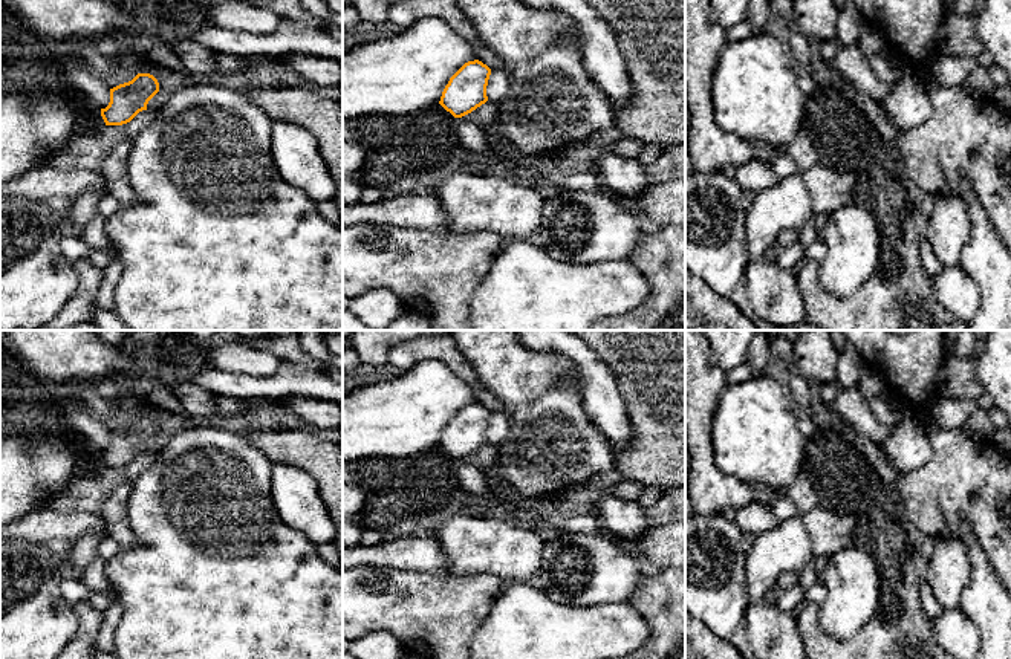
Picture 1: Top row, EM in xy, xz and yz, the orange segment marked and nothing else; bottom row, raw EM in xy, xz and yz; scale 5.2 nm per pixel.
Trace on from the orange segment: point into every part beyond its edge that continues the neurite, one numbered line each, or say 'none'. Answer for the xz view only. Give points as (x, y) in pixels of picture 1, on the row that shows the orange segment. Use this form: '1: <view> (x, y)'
none

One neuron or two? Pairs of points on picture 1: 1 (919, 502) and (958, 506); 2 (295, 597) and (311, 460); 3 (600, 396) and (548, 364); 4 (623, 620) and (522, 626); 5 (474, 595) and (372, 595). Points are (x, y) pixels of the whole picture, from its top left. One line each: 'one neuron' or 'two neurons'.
1: one neuron
2: two neurons
3: two neurons
4: one neuron
5: one neuron

